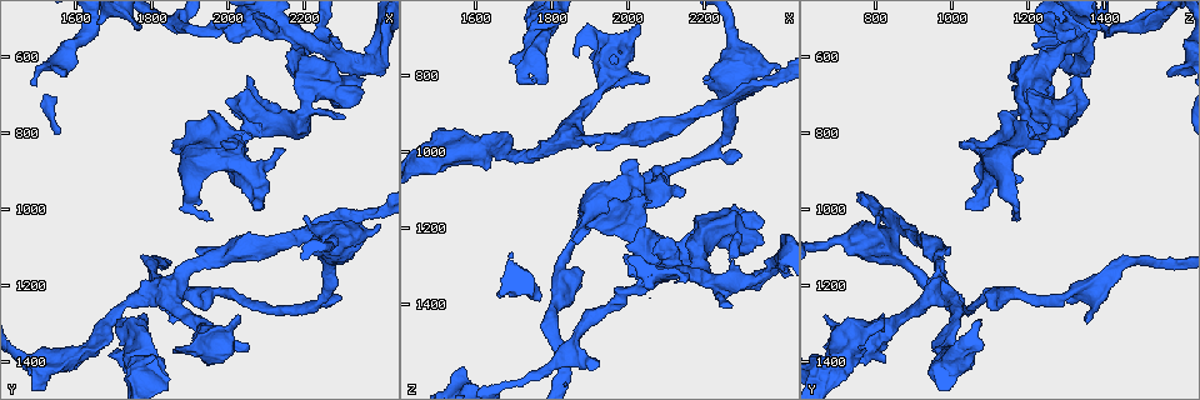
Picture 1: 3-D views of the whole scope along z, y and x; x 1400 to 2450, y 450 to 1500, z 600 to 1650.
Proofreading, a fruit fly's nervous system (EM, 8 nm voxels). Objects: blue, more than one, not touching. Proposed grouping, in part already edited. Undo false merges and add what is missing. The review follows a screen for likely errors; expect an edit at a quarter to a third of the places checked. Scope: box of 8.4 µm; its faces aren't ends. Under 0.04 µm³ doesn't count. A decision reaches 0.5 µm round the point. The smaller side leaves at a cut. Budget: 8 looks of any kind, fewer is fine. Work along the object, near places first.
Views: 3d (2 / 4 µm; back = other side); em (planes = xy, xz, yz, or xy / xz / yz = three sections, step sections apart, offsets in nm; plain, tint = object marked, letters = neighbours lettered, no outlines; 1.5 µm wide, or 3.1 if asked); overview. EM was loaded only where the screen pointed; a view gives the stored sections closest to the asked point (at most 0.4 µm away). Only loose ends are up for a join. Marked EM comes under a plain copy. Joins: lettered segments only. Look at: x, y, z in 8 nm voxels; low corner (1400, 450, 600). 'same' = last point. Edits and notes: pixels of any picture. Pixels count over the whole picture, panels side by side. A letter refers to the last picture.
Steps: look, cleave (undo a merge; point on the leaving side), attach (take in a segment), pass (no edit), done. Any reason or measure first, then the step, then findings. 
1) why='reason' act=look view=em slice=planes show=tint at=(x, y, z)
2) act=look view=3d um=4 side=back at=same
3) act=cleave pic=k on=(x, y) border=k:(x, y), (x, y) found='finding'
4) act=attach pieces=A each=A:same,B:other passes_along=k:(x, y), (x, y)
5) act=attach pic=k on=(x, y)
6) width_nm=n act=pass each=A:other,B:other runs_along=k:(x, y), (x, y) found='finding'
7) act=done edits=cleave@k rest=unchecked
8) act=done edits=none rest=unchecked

why='thin neck' act=look view=3d um=2 side=back at=(1915, 1140, 965)

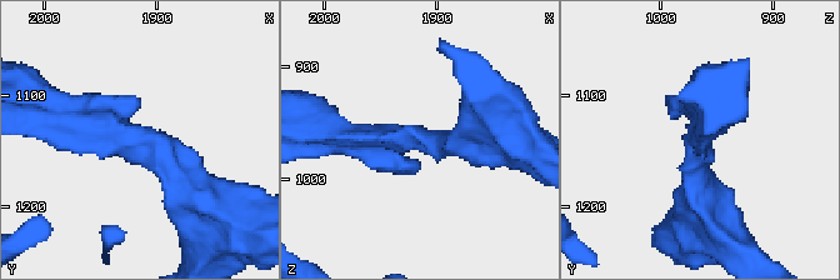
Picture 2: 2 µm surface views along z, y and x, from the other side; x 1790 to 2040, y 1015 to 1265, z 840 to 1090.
act=look view=em slice=yz step=8 show=tint at=(1918, 1142, 962)

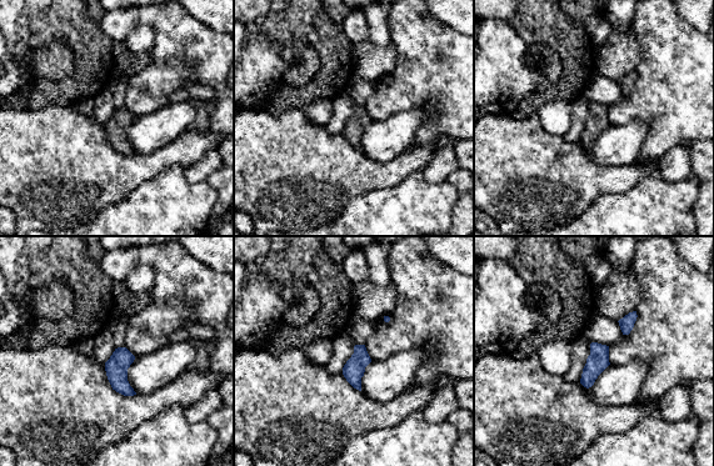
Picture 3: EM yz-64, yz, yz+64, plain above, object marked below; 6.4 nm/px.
why='another direction' act=look view=em slice=xz step=8 show=letters at=same

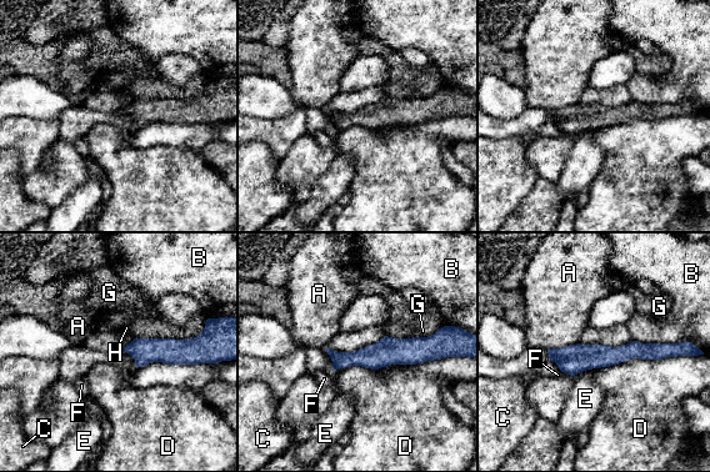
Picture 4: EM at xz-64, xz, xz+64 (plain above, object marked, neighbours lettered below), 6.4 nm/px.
act=pass each=A:other,B:other,C:other,D:other,E:other,F:other,G:other,H:other runs_along=4:(673, 346), (606, 356), (551, 356) found='one neuron here'

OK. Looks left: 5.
why='branch stops here' act=look view=em slice=yz step=8 show=letters at=(2075, 1005, 1035)

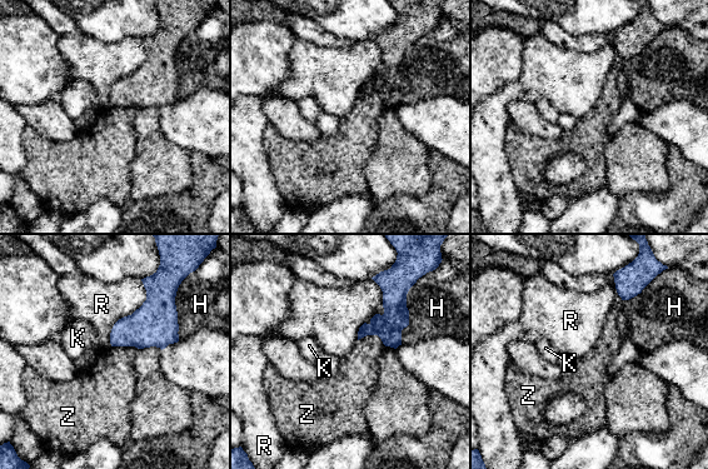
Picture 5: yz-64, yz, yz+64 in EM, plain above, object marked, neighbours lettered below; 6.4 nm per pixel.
act=pass each=H:other,K:other,R:other,Z:other border=5:(358, 339), (377, 335), (385, 345) found='none of them fits'

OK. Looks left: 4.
why='free end' act=look view=em slice=planes show=letters at=(1955, 735, 1130)

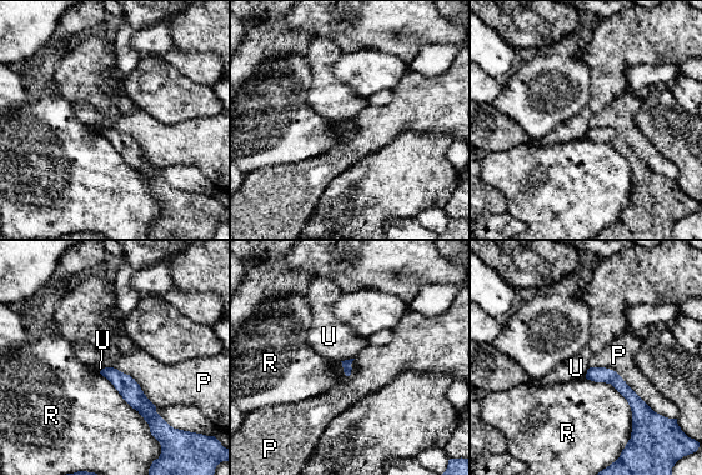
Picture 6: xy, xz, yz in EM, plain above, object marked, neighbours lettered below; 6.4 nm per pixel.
act=pass each=P:other,R:other,U:other runs_along=6:(105, 371), (148, 410), (153, 421) found='no lettered segment goes on from it'

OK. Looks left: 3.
act=done edits=none rest=unchecked

